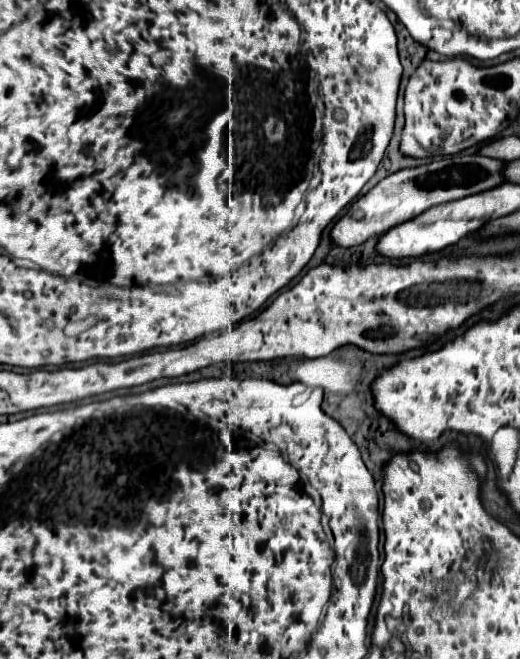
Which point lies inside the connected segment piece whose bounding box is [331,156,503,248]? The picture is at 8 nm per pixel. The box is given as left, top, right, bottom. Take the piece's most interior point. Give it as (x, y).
(401, 196)

